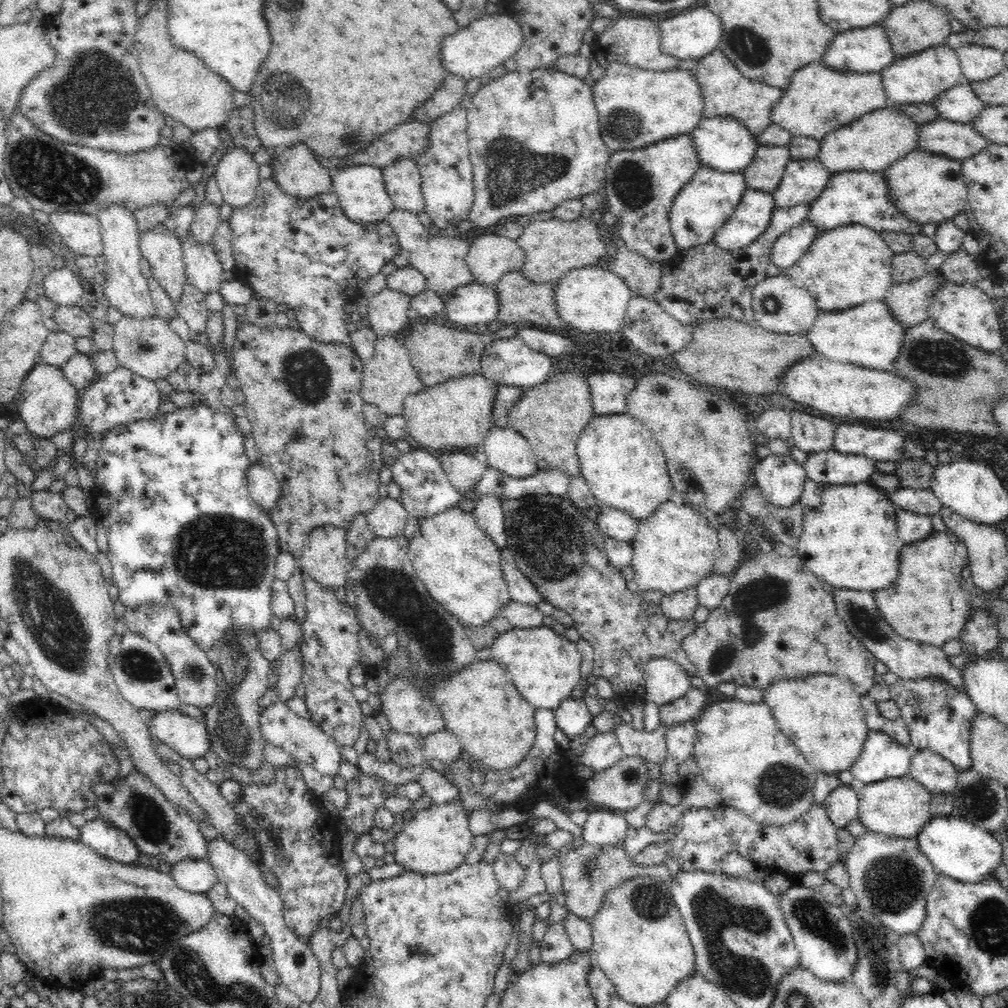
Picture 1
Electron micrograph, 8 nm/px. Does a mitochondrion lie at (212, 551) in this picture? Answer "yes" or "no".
yes

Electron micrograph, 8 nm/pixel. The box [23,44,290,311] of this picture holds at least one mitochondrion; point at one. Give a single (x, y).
(93, 96)

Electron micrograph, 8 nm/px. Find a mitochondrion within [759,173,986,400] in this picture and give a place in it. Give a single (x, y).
(942, 357)

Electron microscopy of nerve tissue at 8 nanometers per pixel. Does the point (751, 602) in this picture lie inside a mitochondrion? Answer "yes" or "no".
yes

